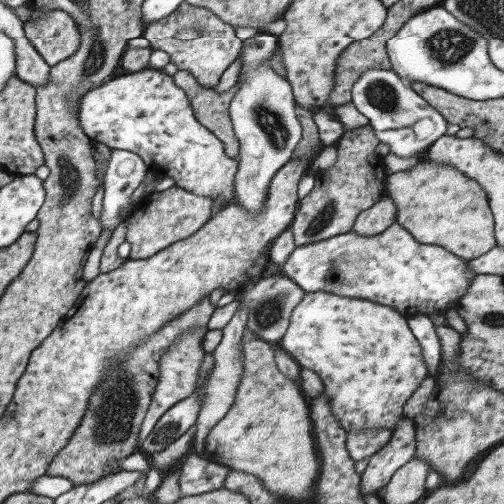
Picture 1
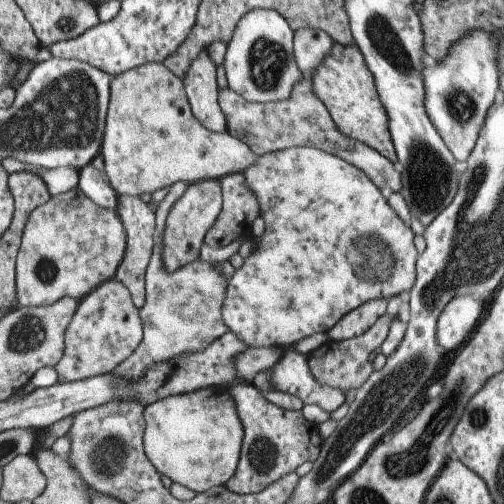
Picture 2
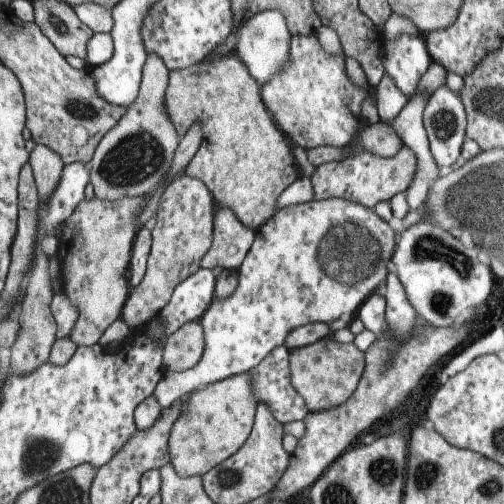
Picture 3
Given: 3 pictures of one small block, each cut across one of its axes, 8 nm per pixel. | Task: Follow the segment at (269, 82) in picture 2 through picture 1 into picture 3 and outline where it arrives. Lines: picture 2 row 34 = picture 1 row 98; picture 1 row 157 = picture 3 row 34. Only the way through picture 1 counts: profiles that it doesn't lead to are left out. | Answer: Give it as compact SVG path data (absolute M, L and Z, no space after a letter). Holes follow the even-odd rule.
M265 10L265 12L251 16L249 20L241 22L235 36L237 36L237 44L235 44L233 56L243 62L249 76L257 82L259 88L267 86L267 82L271 82L273 78L279 78L283 74L283 70L287 68L287 64L291 62L293 34L287 28L287 18L277 10Z

